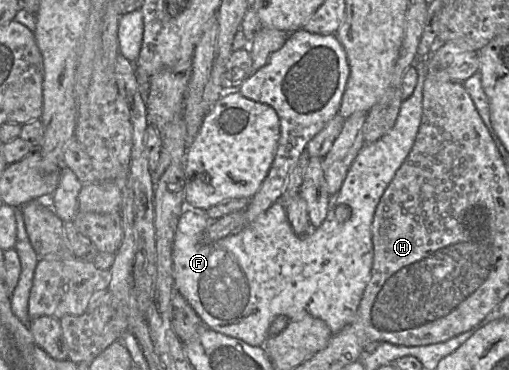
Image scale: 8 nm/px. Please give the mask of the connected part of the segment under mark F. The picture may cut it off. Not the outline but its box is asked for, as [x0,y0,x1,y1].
[174,58,428,347]

